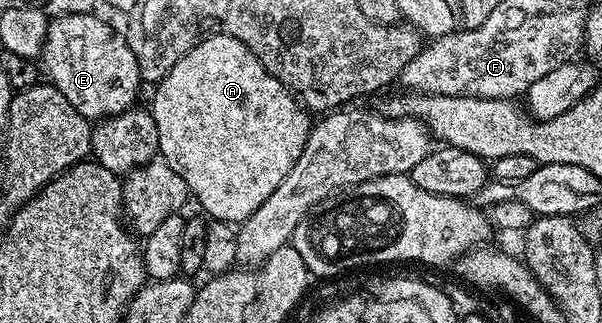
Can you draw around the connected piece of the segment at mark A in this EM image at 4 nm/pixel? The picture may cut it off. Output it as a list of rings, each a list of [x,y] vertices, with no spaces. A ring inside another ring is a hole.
[[[208,34],[196,46],[189,48],[189,52],[185,52],[185,56],[181,56],[181,60],[177,60],[177,64],[173,64],[173,68],[169,68],[169,72],[158,82],[154,90],[155,95],[151,98],[149,109],[153,116],[153,124],[157,124],[158,157],[165,164],[169,164],[169,168],[173,168],[173,172],[177,172],[177,176],[181,176],[181,180],[185,180],[188,195],[194,201],[195,198],[199,201],[200,208],[204,210],[202,213],[208,219],[216,222],[242,224],[246,218],[253,216],[253,212],[257,212],[257,208],[261,208],[261,204],[265,204],[265,200],[269,200],[269,196],[279,187],[281,180],[285,180],[285,176],[289,176],[289,172],[293,172],[293,164],[297,164],[311,135],[313,118],[301,105],[300,99],[272,74],[268,74],[265,64],[261,64],[261,60],[257,60],[257,56],[253,56],[253,52],[249,52],[249,48],[245,44],[241,44],[241,40],[228,34]]]

